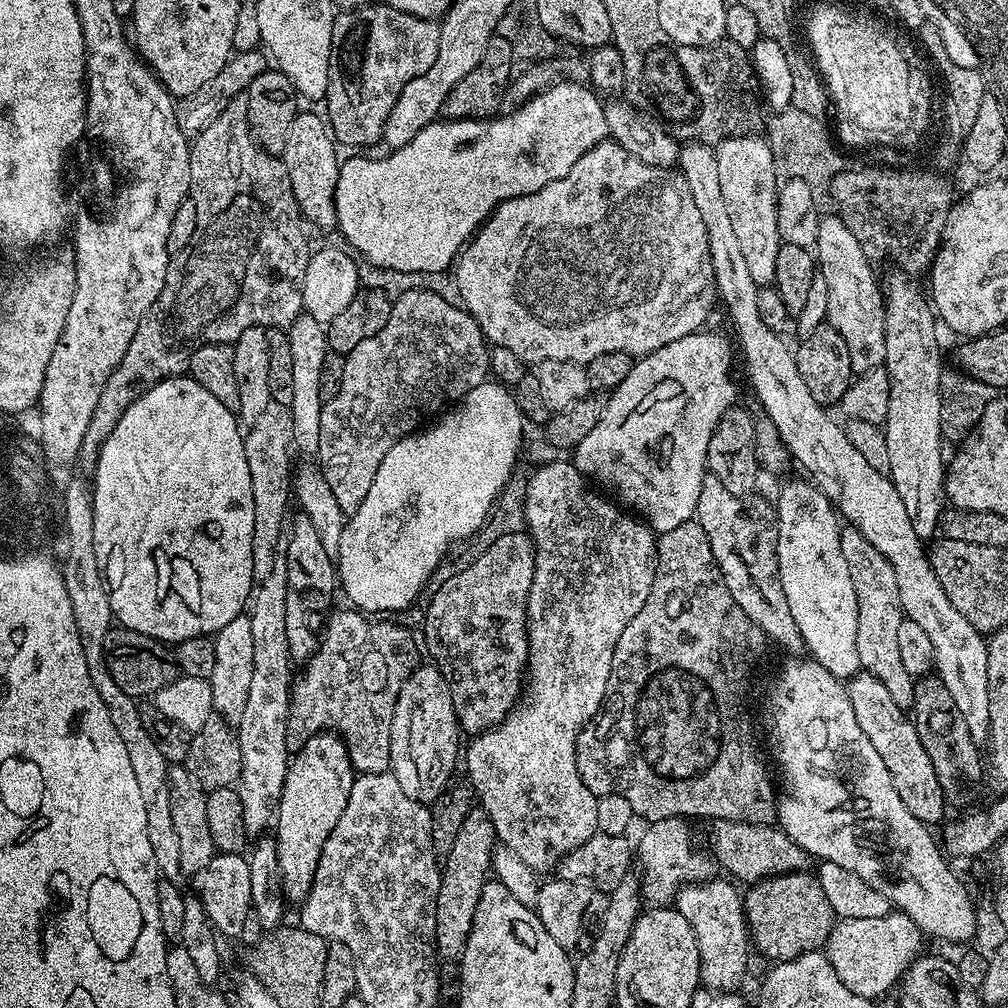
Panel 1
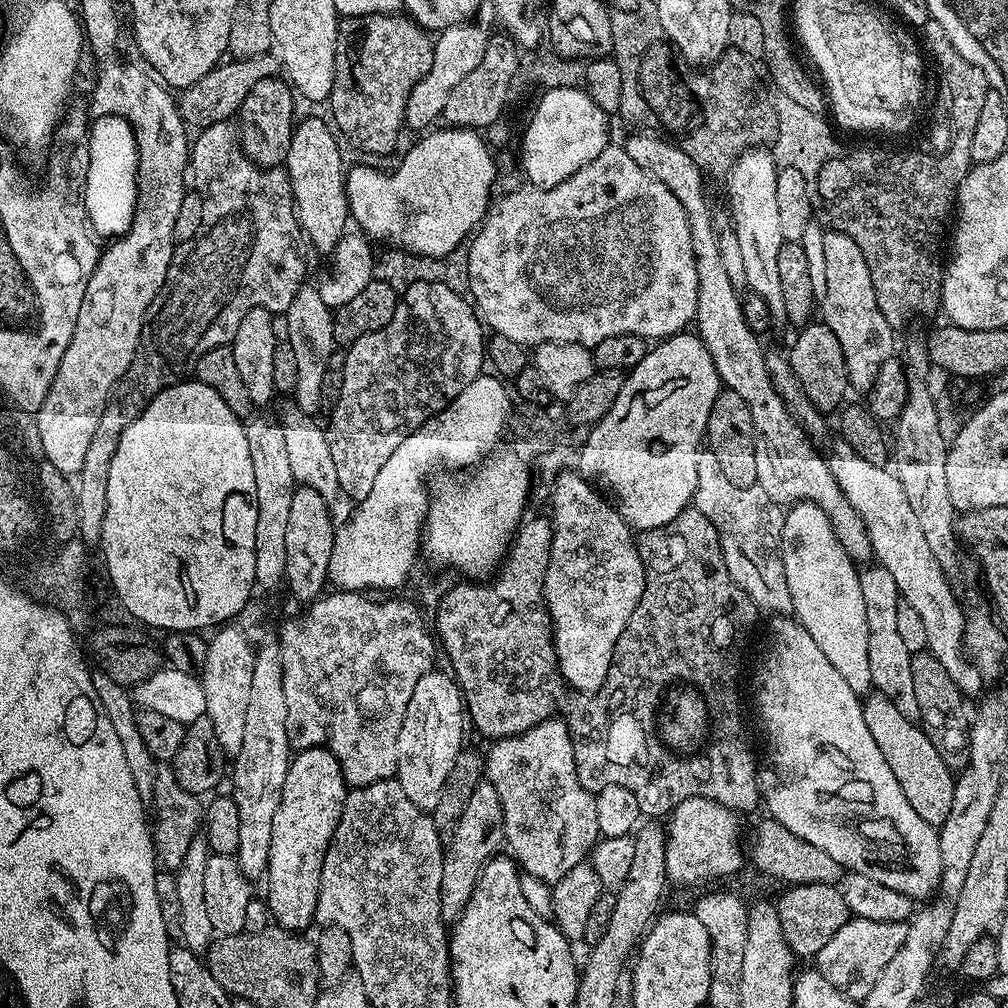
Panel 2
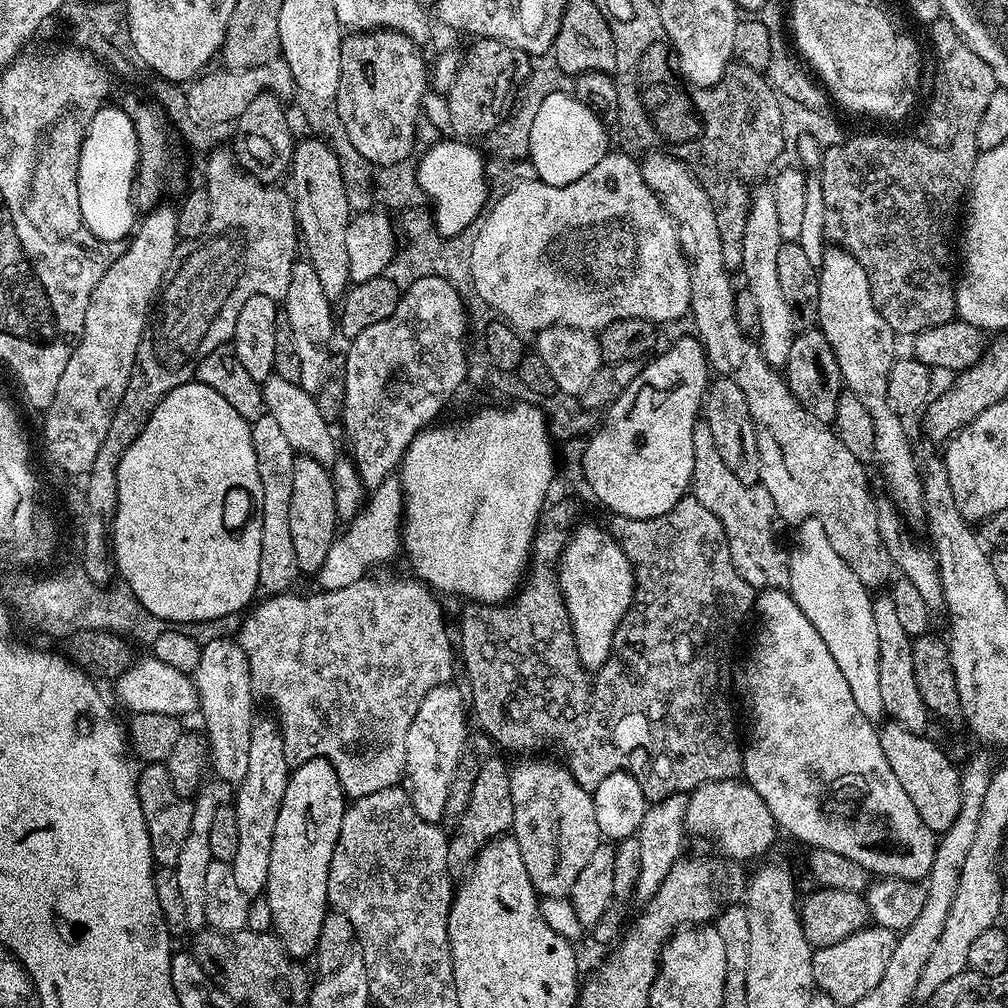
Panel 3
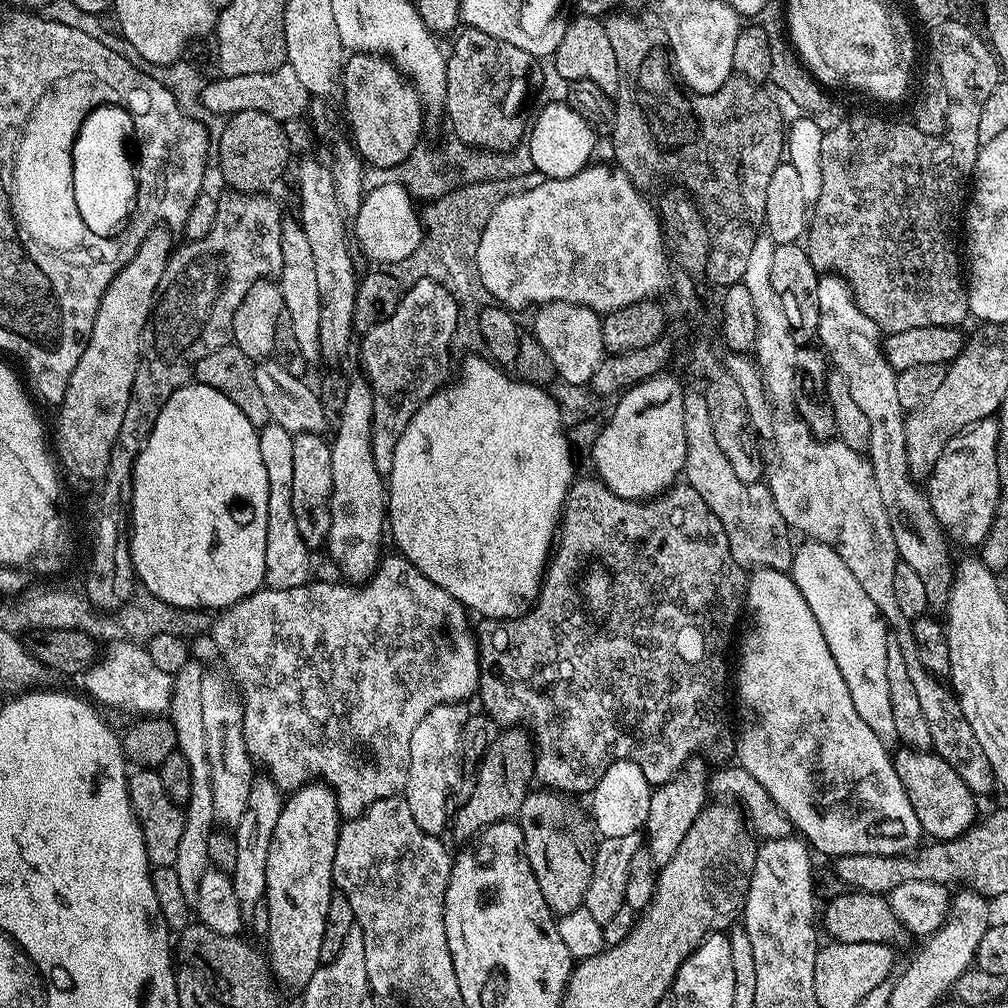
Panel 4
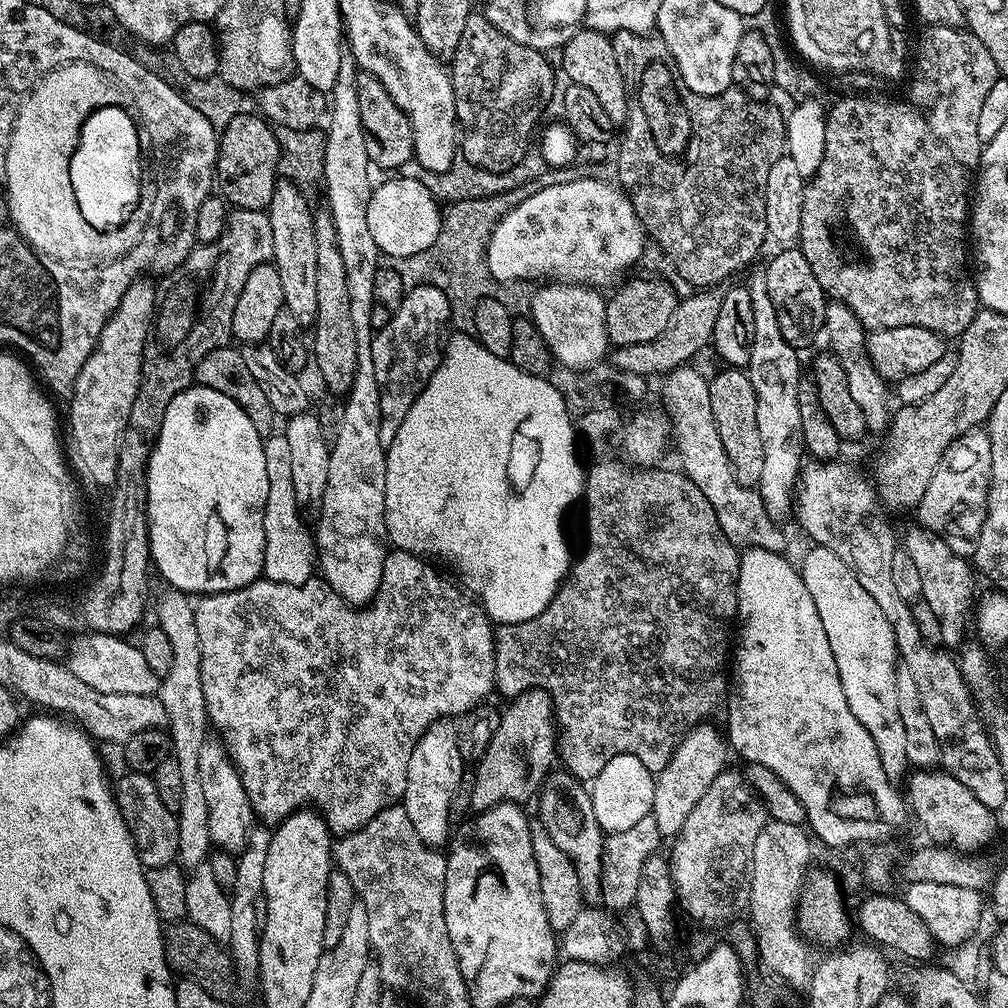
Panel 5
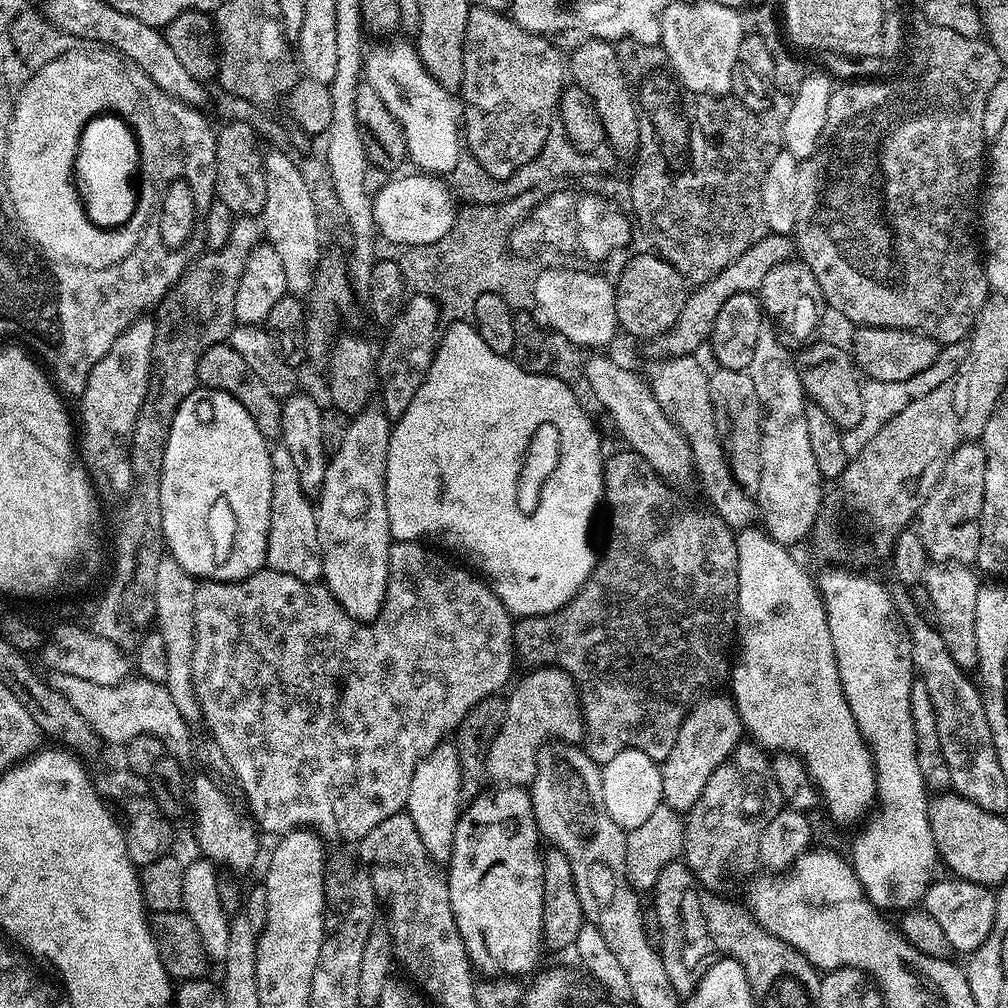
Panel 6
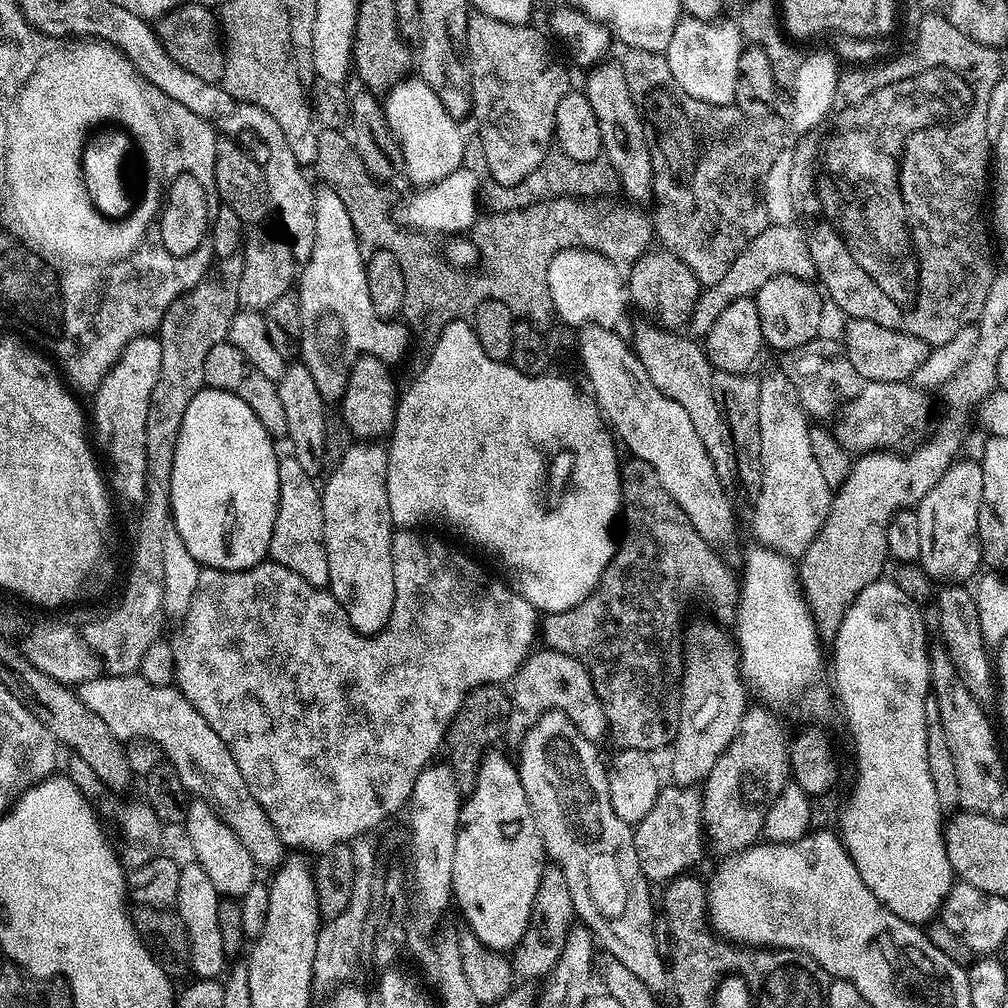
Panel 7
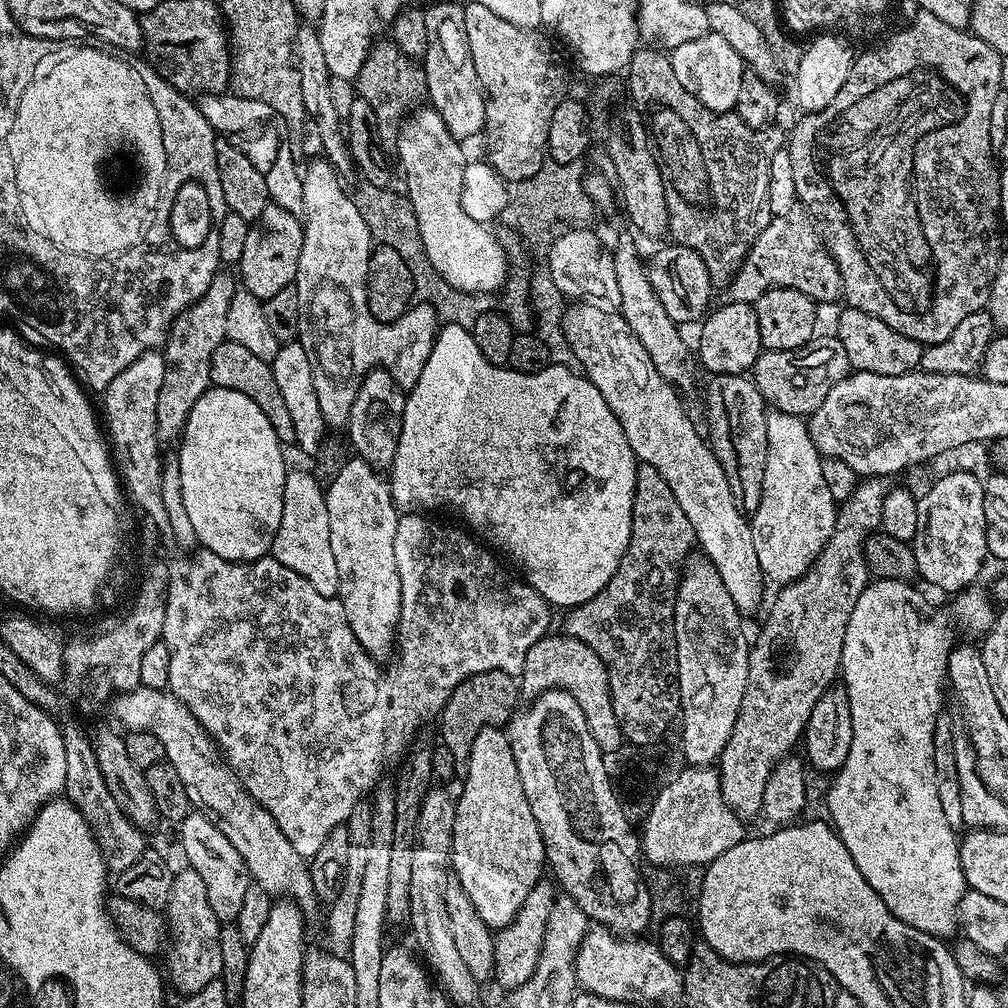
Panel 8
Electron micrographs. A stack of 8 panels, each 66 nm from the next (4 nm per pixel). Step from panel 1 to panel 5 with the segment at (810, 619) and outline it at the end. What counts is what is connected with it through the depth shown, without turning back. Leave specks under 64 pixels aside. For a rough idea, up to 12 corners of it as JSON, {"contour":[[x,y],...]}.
{"contour":[[819,546],[814,598],[854,718],[903,777],[894,630],[850,566]]}

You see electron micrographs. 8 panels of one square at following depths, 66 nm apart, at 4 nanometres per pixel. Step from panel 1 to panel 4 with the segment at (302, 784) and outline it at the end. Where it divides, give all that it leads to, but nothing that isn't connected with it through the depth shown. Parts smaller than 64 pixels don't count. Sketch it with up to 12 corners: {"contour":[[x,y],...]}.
{"contour":[[309,782],[283,801],[266,955],[304,989],[322,963],[342,817]]}

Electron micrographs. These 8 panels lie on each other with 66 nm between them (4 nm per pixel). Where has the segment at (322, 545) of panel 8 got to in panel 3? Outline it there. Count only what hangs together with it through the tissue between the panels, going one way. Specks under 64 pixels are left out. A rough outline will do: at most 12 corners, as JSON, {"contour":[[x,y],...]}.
{"contour":[[273,416],[251,421],[262,482],[258,582],[284,594],[301,575],[290,539],[294,462]]}

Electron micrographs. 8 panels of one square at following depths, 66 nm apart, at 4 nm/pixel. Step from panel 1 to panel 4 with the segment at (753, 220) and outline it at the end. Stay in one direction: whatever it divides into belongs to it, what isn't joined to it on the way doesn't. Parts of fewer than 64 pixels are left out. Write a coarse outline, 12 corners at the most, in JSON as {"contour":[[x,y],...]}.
{"contour":[[754,242],[743,284],[754,302],[754,359],[773,405],[794,390],[797,345],[770,266],[776,244]]}

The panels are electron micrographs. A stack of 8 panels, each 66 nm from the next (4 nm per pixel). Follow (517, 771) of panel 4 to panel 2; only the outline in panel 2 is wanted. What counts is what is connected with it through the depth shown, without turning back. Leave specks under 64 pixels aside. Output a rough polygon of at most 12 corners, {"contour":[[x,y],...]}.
{"contour":[[481,782],[446,841],[440,887],[455,922],[501,851],[500,795]]}

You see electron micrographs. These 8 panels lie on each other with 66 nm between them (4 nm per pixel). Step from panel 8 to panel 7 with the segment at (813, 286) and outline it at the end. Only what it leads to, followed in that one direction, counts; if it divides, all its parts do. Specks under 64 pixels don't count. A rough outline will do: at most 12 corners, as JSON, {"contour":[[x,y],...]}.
{"contour":[[769,223],[701,291],[690,317],[700,338],[718,314],[770,278],[811,281],[804,233]]}

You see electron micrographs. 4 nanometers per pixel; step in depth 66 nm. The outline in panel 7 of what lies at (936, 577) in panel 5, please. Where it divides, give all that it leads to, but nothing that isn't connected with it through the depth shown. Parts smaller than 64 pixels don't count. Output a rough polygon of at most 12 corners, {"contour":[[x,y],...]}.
{"contour":[[959,583],[935,597],[939,643],[978,703],[996,696],[975,595]]}

